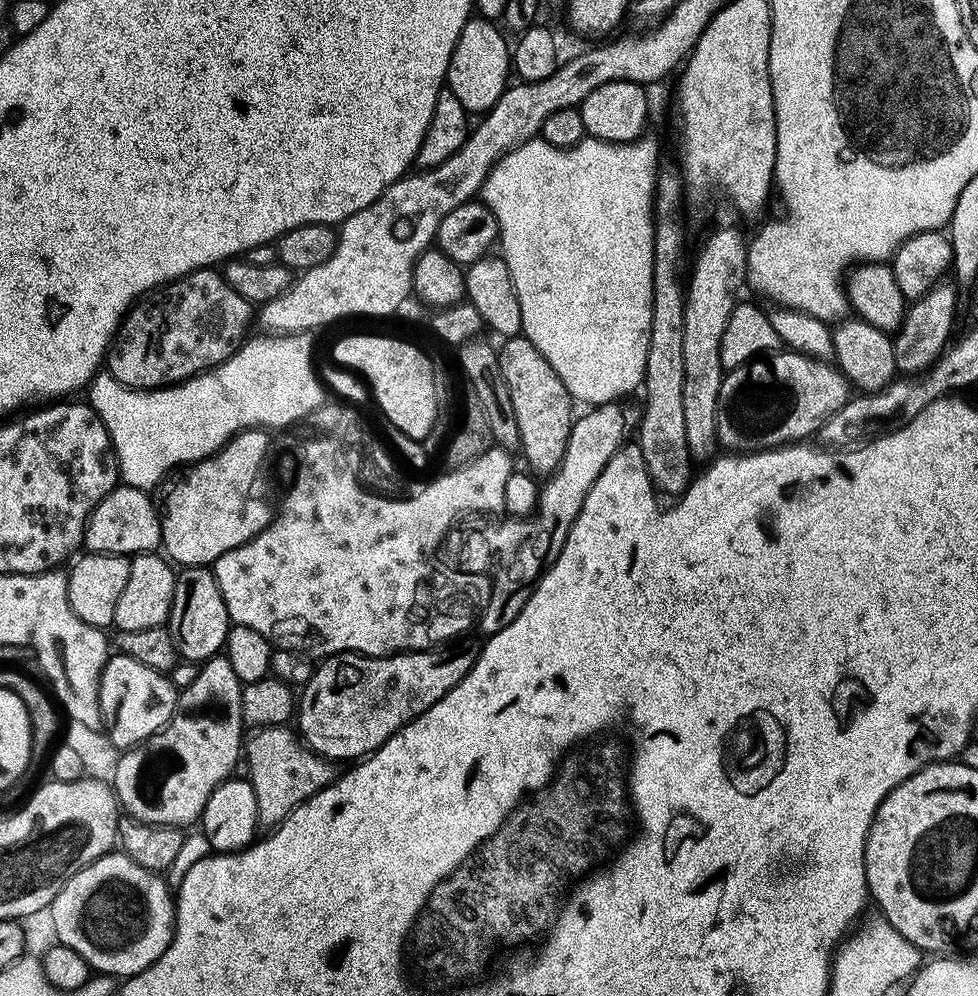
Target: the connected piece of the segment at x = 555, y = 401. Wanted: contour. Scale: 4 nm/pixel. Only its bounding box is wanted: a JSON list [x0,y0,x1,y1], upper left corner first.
[498,334,574,474]

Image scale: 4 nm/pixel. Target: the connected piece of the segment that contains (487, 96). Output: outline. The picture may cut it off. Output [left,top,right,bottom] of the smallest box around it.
[447,19,510,114]

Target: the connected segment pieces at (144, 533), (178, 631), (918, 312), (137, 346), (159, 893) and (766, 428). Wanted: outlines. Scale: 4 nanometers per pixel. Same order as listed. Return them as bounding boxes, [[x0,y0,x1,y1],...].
[[84,486,161,558],[168,566,233,661],[893,280,960,376],[106,267,254,388],[50,850,176,978],[716,350,853,454]]

